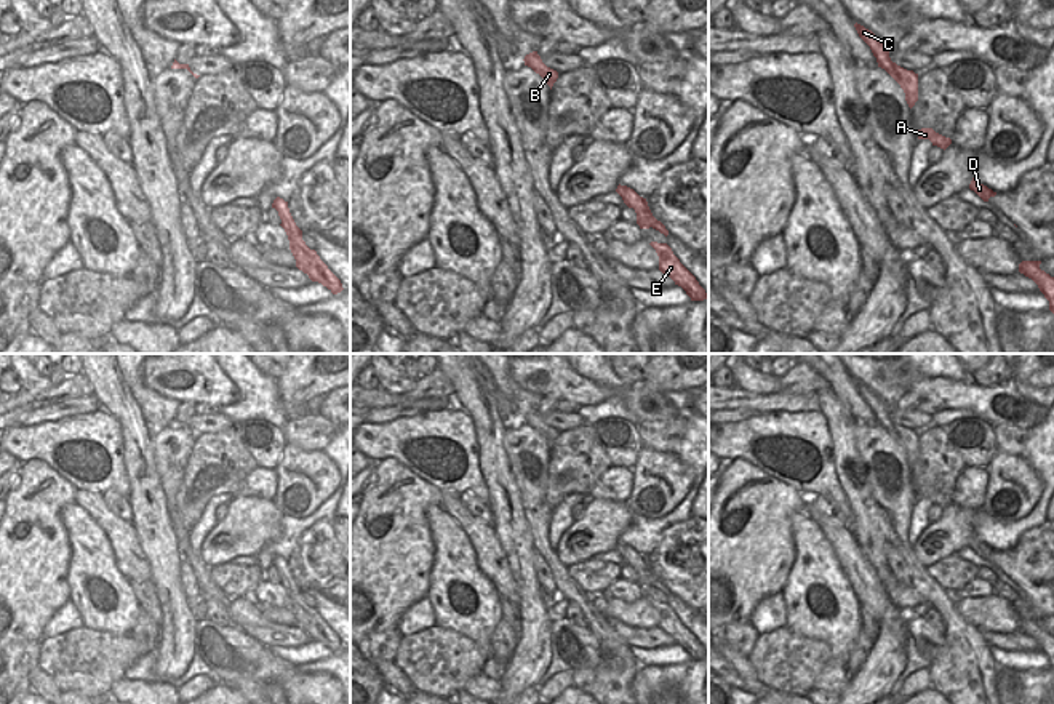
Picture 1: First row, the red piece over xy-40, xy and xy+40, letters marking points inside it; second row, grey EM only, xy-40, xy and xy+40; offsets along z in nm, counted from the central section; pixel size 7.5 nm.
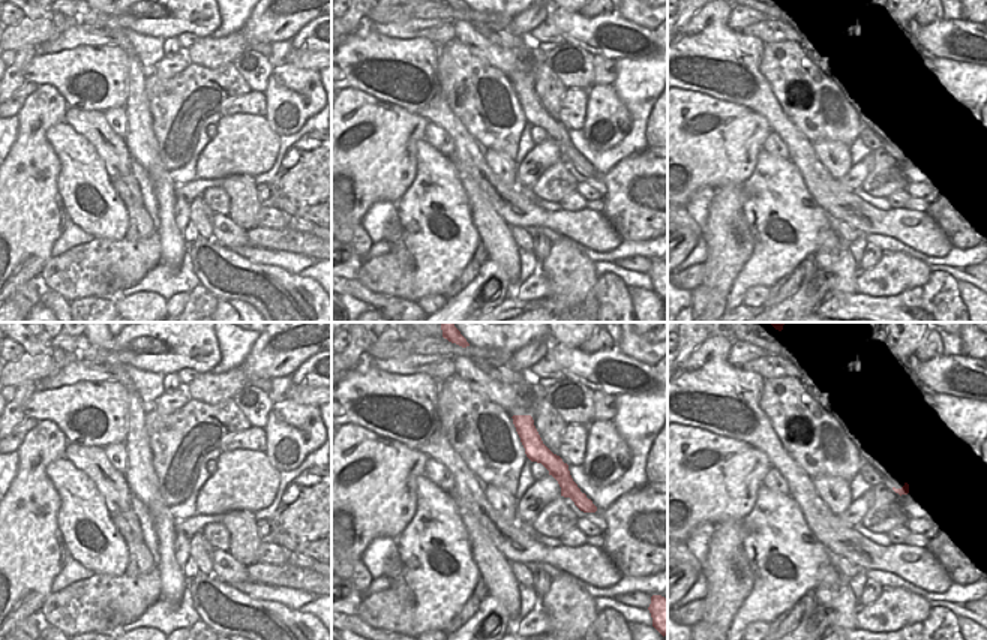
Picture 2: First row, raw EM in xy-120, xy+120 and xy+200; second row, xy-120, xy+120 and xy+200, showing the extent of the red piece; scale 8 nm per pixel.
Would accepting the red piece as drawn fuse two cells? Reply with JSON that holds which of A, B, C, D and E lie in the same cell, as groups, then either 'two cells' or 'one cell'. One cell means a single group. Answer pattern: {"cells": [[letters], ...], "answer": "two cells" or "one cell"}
{"cells": [["A", "B", "C", "D", "E"]], "answer": "one cell"}

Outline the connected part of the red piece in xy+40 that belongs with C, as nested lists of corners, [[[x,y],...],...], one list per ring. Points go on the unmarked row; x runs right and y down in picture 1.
[[[854,382],[859,395],[870,405],[873,414],[876,416],[878,426],[884,427],[904,448],[905,459],[912,467],[918,459],[918,432],[907,429],[889,416],[889,405],[881,400],[872,389],[860,382]]]

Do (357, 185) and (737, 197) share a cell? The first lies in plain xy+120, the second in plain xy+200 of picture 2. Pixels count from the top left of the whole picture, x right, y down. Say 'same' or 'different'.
different

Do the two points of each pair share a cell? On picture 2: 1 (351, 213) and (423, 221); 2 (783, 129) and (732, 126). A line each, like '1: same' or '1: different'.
1: different
2: different

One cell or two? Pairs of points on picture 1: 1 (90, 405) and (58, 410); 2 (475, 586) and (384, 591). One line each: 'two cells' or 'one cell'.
1: one cell
2: two cells

